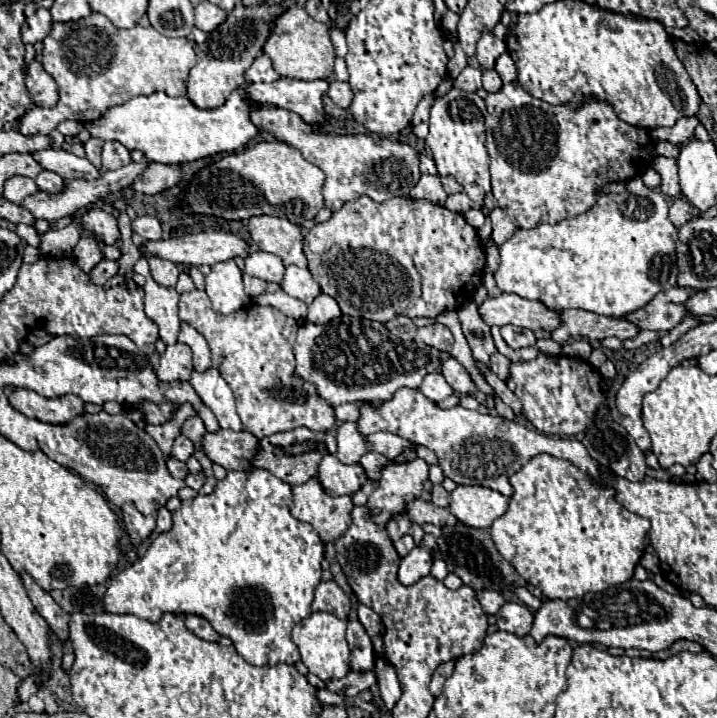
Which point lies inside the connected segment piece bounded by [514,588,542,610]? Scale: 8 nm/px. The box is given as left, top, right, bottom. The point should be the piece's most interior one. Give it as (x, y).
(530, 600)

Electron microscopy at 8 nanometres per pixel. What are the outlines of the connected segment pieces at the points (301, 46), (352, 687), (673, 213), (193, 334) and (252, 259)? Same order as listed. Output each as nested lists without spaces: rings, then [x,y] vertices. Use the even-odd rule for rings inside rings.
[[[288,4],[288,10],[278,18],[274,24],[274,32],[264,46],[264,52],[272,58],[274,70],[280,76],[296,78],[296,80],[328,80],[334,72],[334,44],[330,40],[332,22],[318,22],[314,20],[304,8],[296,4]]]
[[[370,668],[370,670],[362,670],[362,672],[350,670],[350,672],[348,672],[344,678],[326,682],[328,690],[338,692],[338,694],[348,696],[348,698],[358,696],[358,694],[360,694],[360,692],[364,692],[364,690],[370,690],[374,684],[378,684],[376,670],[374,670],[374,668]]]
[[[678,198],[678,200],[670,206],[670,222],[672,222],[676,228],[684,226],[688,220],[692,220],[692,216],[694,216],[694,208],[692,208],[692,204],[690,204],[688,200],[684,200],[684,198]]]
[[[188,322],[180,324],[180,334],[178,334],[178,342],[184,342],[192,348],[194,354],[194,370],[202,370],[202,368],[210,368],[210,348],[206,338],[192,328]]]
[[[262,250],[252,252],[246,258],[246,268],[244,268],[246,274],[256,276],[256,278],[262,278],[266,282],[276,282],[276,284],[282,282],[284,270],[286,268],[284,268],[282,260],[278,260],[278,256],[268,254],[268,252],[262,252]]]

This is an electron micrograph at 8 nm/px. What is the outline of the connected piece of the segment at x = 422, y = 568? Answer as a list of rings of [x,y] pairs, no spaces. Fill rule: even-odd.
[[[414,546],[400,562],[398,580],[406,586],[418,582],[422,576],[428,576],[432,568],[432,552],[426,546]]]

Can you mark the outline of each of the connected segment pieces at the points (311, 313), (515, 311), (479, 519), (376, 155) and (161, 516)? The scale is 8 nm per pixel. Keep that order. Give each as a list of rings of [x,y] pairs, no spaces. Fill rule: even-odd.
[[[320,294],[318,298],[314,298],[314,302],[308,306],[308,316],[306,320],[312,324],[328,324],[330,320],[342,316],[336,300],[328,294]]]
[[[500,294],[496,298],[486,296],[478,308],[482,320],[488,326],[506,326],[514,324],[528,330],[554,330],[560,322],[554,310],[548,310],[542,302],[524,300],[518,294]]]
[[[458,486],[450,494],[450,512],[466,526],[486,530],[508,508],[508,498],[484,486]]]
[[[252,106],[250,118],[258,128],[298,148],[308,162],[312,162],[326,174],[322,194],[326,200],[326,208],[330,208],[332,212],[338,210],[344,202],[350,202],[356,196],[364,196],[364,194],[376,202],[384,202],[390,196],[408,196],[408,192],[420,180],[418,152],[408,144],[392,142],[388,138],[372,138],[368,134],[360,134],[360,136],[316,134],[306,128],[306,122],[300,120],[298,114],[282,108],[270,108],[270,106]]]
[[[160,506],[160,508],[158,508],[158,524],[156,524],[156,532],[158,532],[158,534],[160,534],[160,532],[168,532],[168,530],[170,530],[170,524],[172,524],[170,512],[168,512],[164,506]]]

